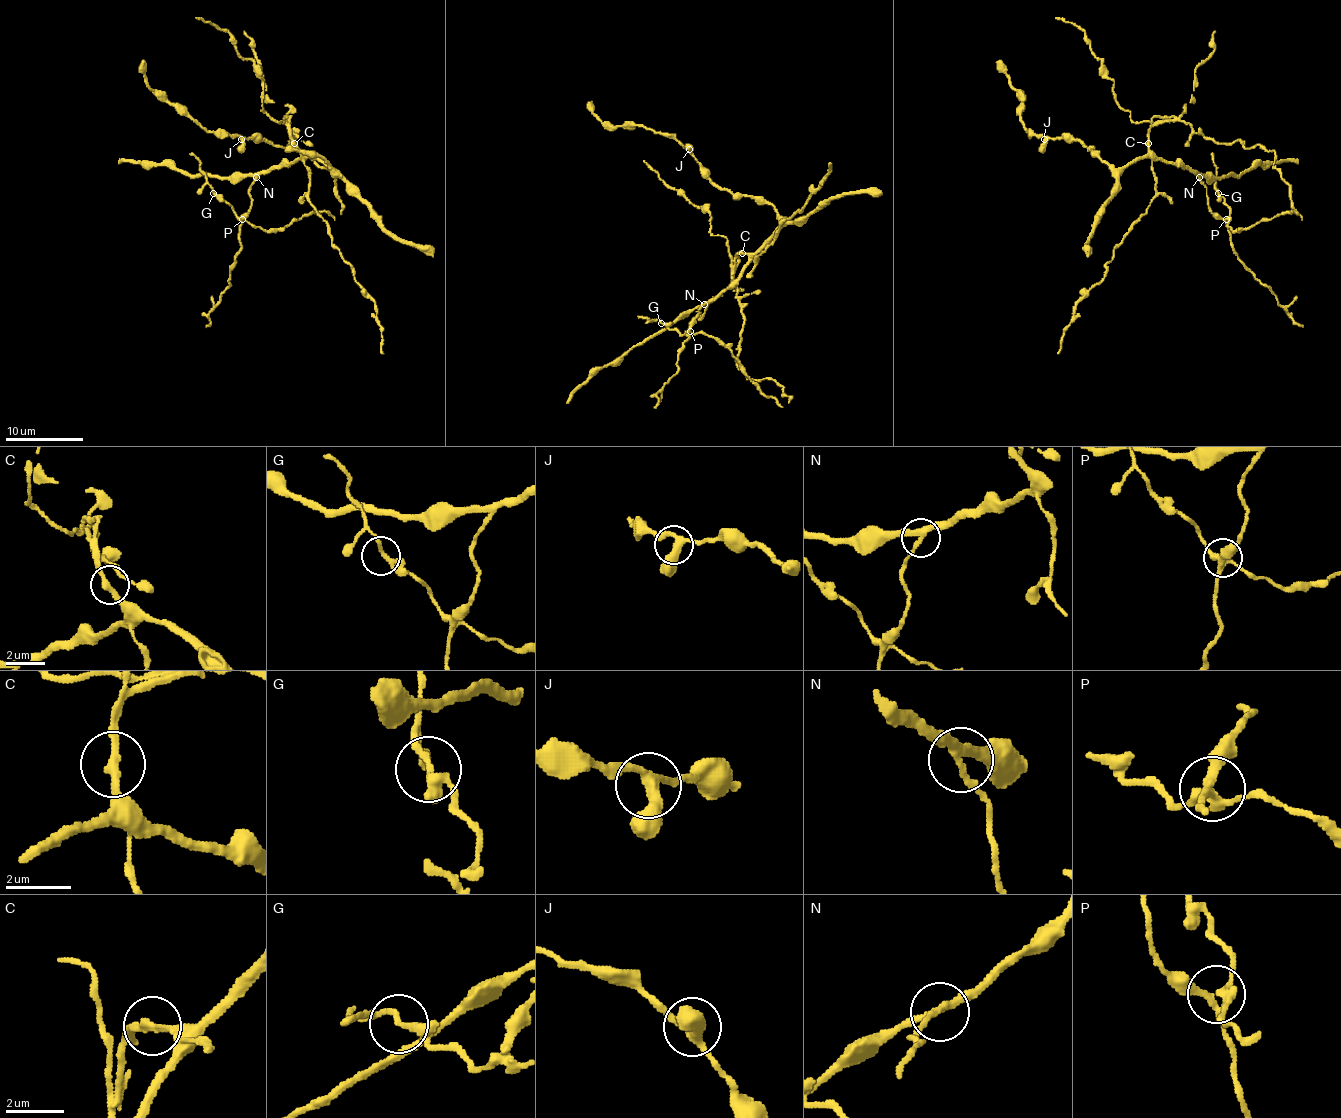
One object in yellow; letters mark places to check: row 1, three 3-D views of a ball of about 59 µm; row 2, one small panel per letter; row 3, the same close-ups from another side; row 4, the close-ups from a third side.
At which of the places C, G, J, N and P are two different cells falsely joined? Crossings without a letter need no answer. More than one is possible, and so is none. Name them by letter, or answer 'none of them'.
C, N, P

